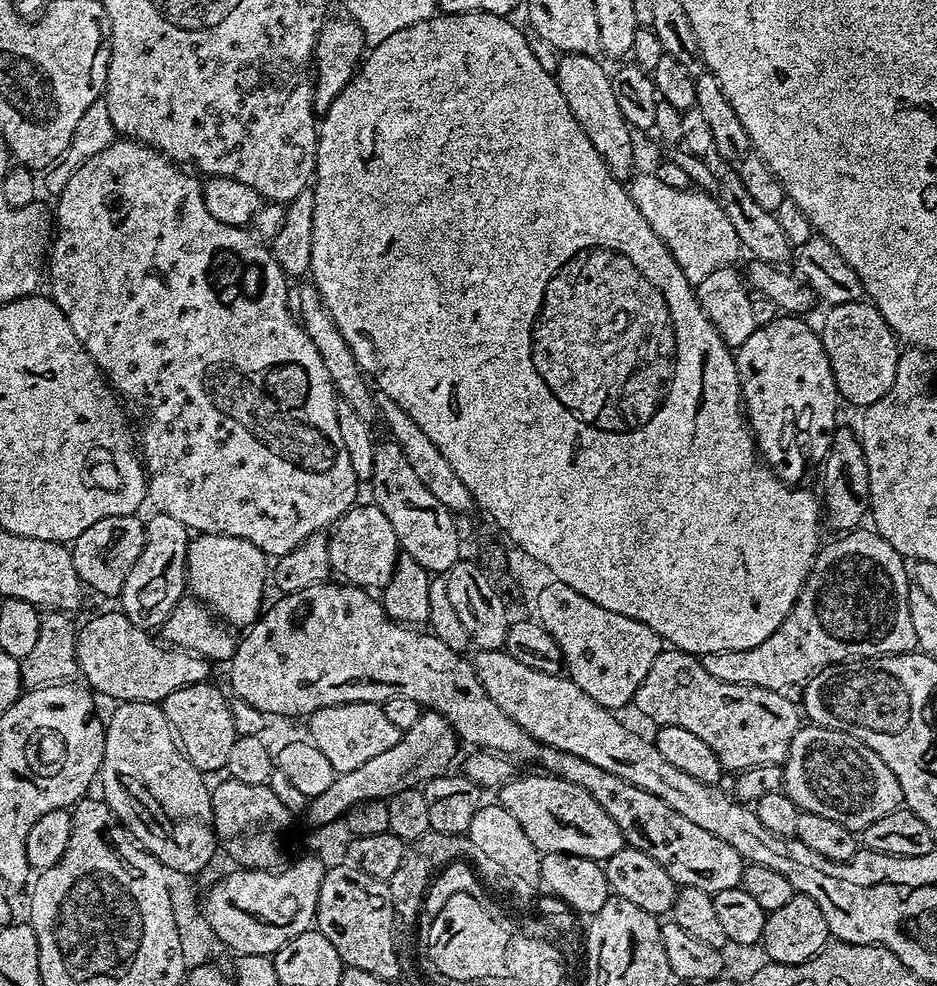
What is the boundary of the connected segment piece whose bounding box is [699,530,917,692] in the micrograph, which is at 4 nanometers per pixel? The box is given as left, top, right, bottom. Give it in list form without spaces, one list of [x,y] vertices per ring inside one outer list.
[[[853,530],[836,538],[840,540],[833,544],[825,543],[821,547],[790,614],[784,619],[782,626],[778,626],[778,630],[774,630],[774,634],[766,638],[766,642],[750,650],[711,652],[699,657],[706,674],[718,678],[718,682],[734,686],[758,686],[779,692],[788,690],[791,684],[803,685],[815,672],[832,664],[917,651],[914,626],[910,622],[910,572],[906,567],[905,557],[900,556],[898,550],[894,550],[894,546],[890,546],[890,542],[883,540],[875,531],[864,531]]]

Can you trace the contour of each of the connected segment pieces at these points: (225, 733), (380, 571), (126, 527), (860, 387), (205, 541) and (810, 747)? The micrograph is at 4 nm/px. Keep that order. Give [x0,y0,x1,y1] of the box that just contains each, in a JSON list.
[[162,682,238,774],[328,502,402,590],[71,515,144,597],[818,299,902,409],[188,534,270,630],[782,722,904,830]]

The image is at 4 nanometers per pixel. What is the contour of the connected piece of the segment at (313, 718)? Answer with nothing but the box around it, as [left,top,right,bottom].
[307,704,401,773]

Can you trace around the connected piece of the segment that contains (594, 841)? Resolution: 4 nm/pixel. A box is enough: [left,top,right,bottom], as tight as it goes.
[498,775,626,862]

